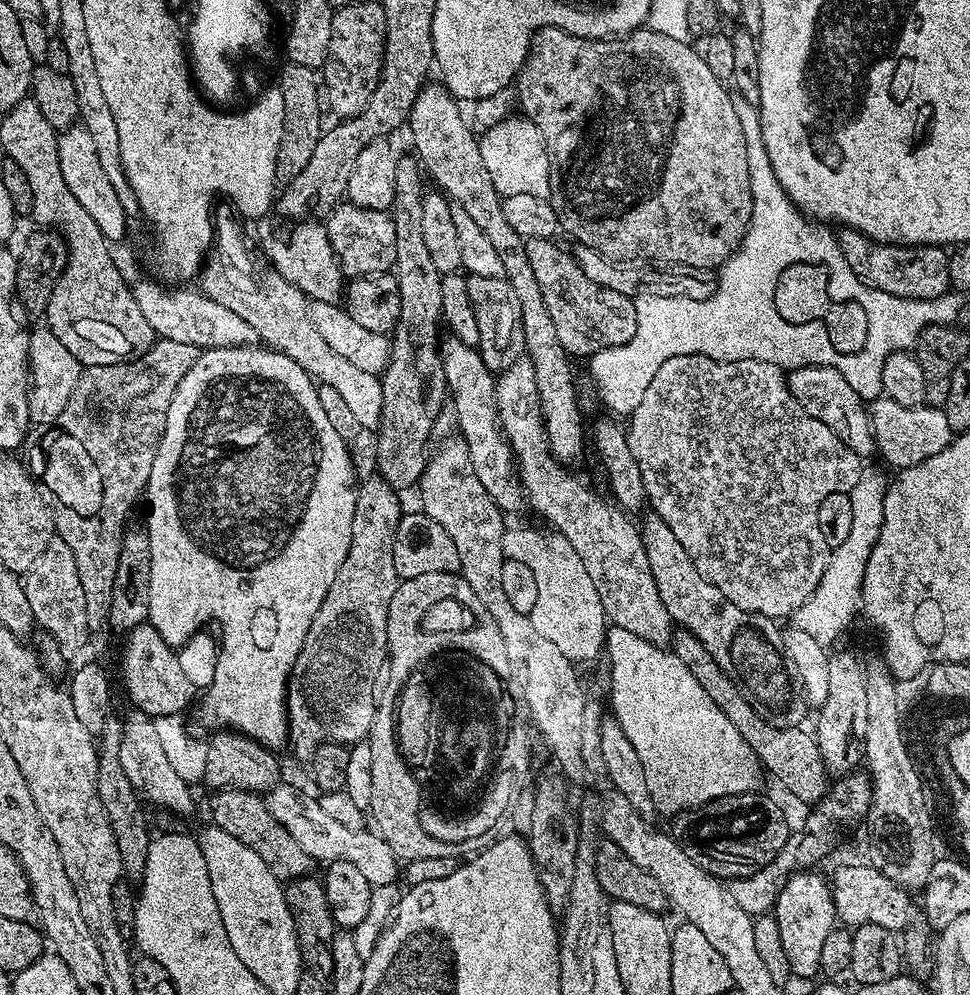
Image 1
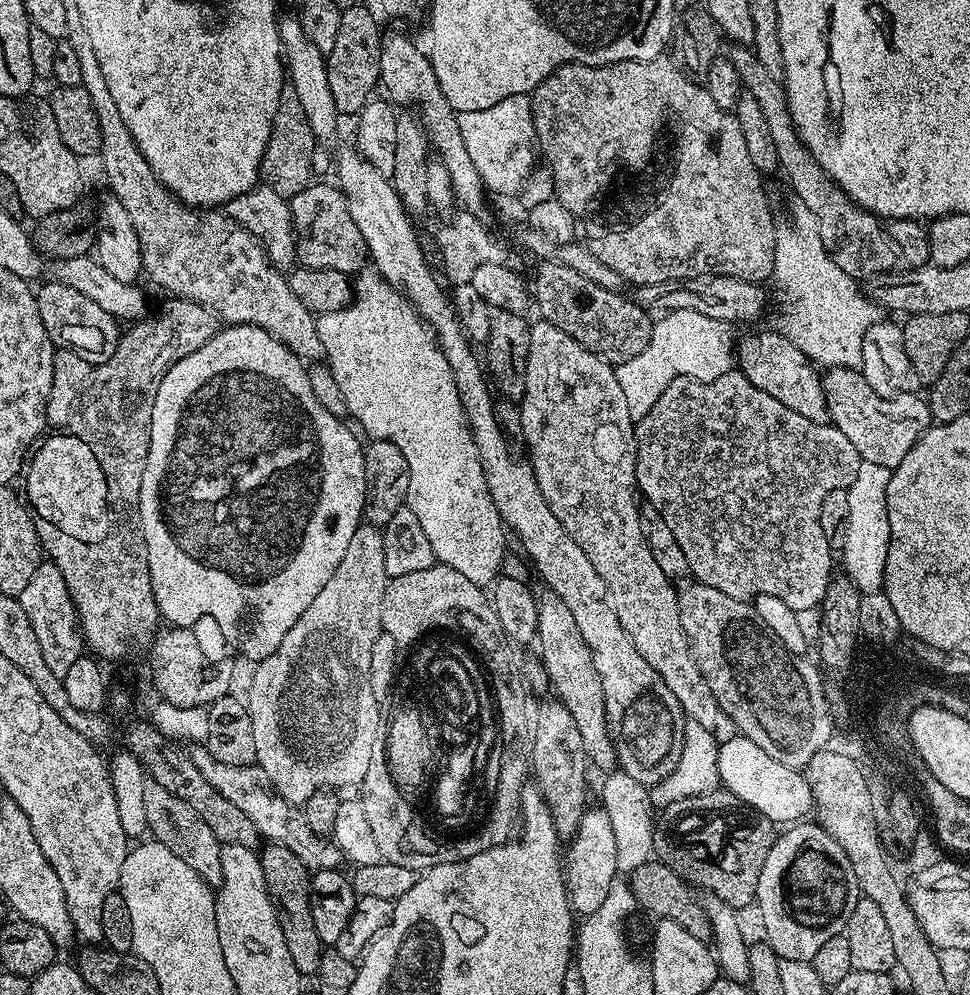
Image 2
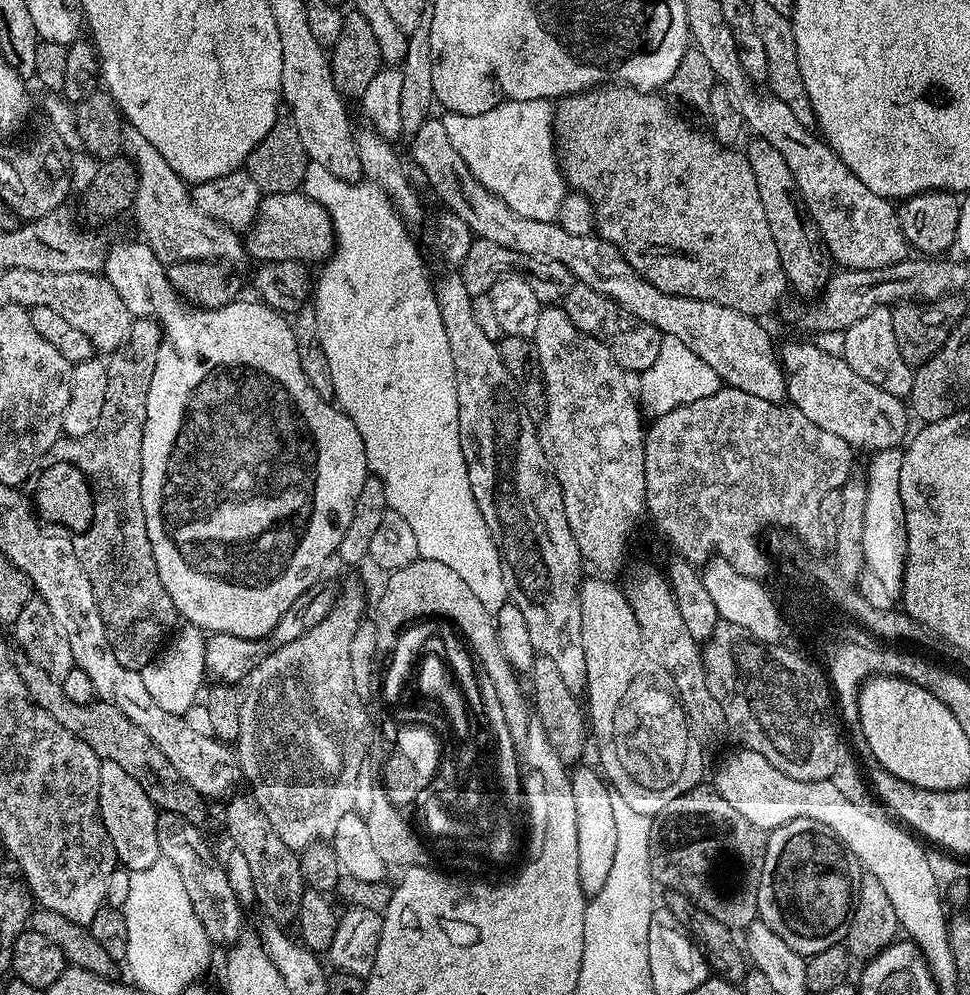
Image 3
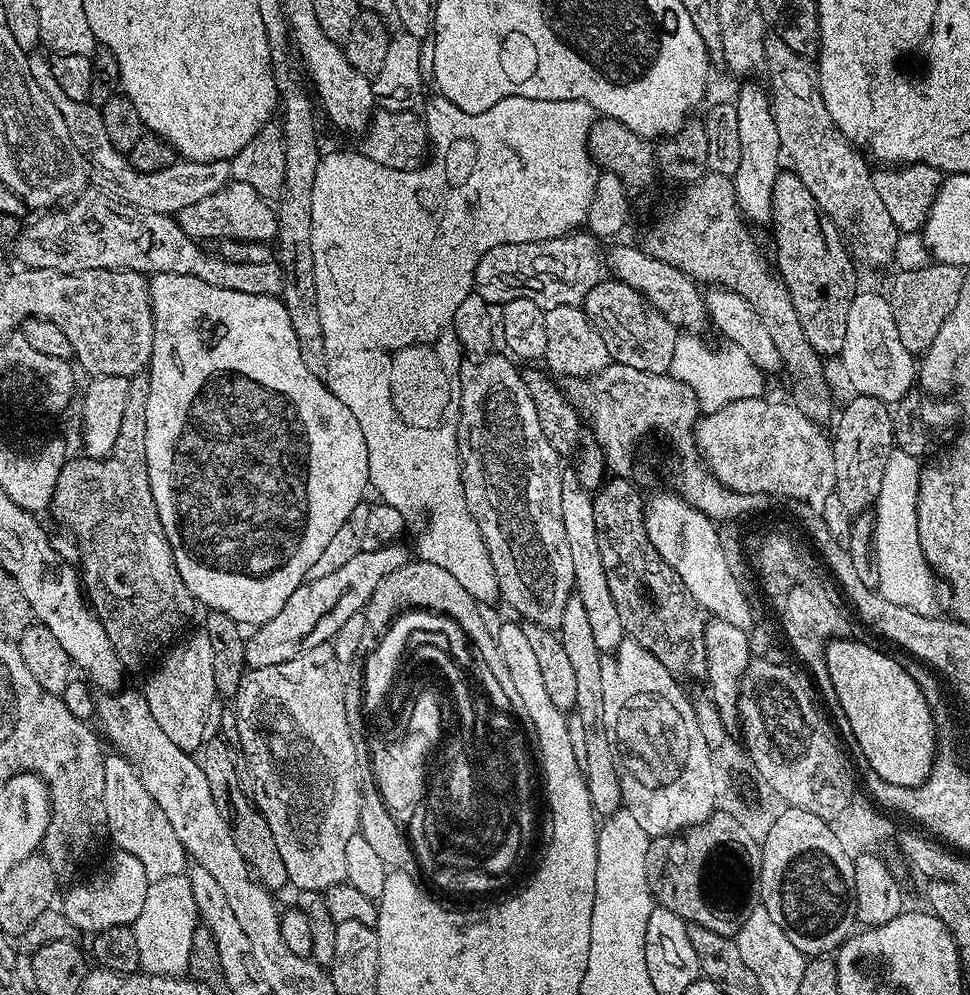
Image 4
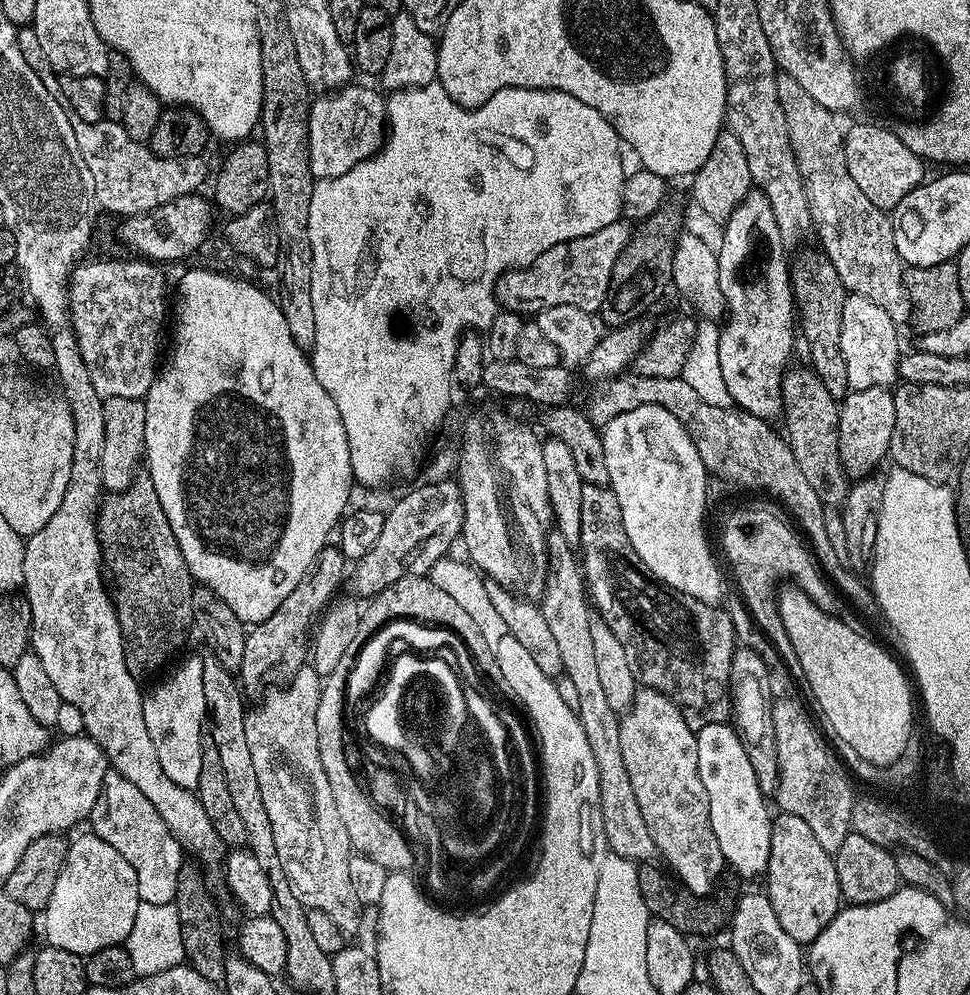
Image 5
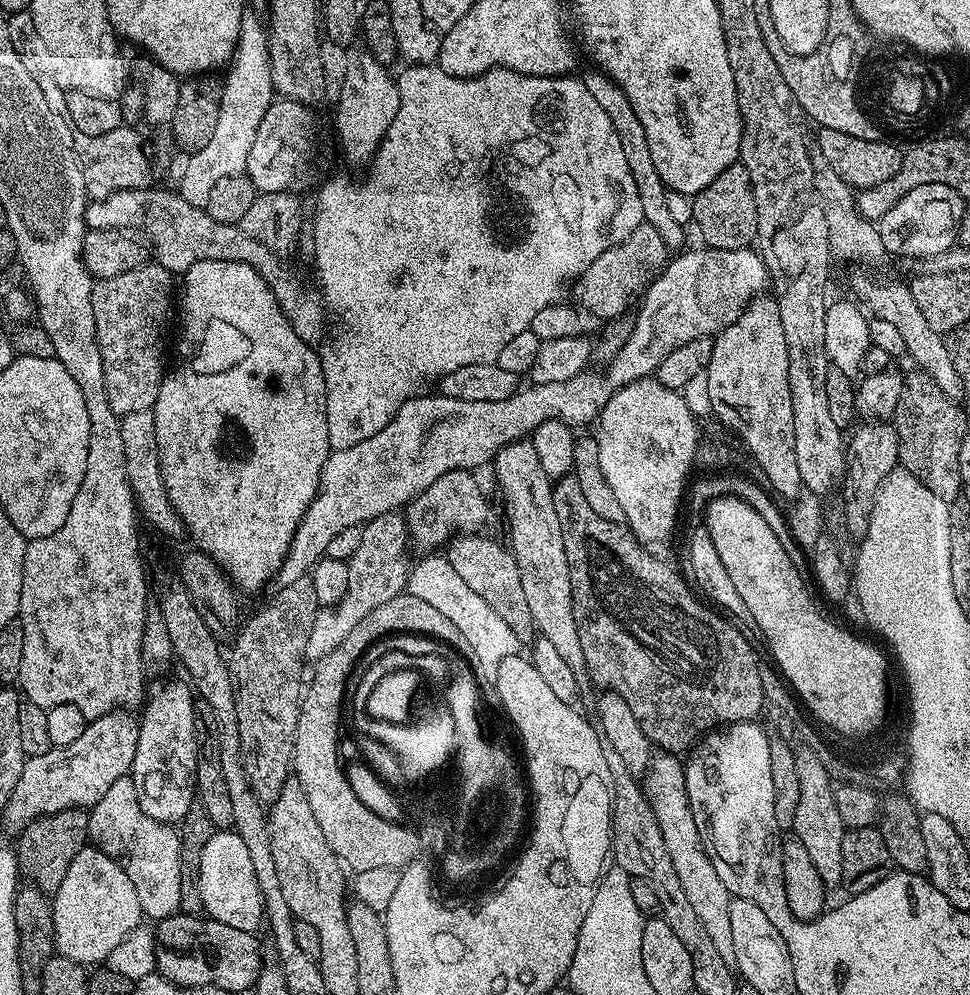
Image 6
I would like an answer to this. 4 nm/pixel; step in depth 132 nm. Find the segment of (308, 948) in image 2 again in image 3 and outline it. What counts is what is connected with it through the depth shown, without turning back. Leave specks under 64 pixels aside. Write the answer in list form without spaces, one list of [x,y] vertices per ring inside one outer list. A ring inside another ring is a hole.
[[[233,795],[227,801],[228,809],[224,812],[224,824],[228,827],[228,836],[232,839],[231,847],[246,858],[250,865],[250,878],[254,878],[256,891],[255,903],[269,916],[271,923],[276,926],[288,926],[293,923],[300,909],[302,894],[306,890],[300,869],[299,855],[270,826],[270,818],[264,813],[251,795]]]

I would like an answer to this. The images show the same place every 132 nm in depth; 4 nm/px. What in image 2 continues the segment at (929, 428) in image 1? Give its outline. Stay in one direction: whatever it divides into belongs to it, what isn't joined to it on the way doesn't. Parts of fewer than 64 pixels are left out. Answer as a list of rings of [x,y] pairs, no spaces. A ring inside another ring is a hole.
[[[855,368],[827,369],[822,381],[829,421],[850,438],[854,450],[858,450],[861,460],[866,462],[896,468],[898,462],[910,454],[910,446],[914,446],[934,423],[923,395],[904,392],[901,396],[879,396],[870,390],[870,382],[866,382],[864,373]]]

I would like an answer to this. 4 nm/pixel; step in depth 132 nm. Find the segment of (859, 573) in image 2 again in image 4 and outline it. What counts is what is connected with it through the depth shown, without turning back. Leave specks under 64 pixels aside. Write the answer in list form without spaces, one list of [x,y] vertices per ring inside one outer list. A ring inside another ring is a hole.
[[[893,450],[882,474],[882,490],[874,505],[875,566],[878,570],[877,589],[882,598],[899,606],[909,607],[918,614],[931,616],[936,608],[937,577],[922,554],[918,542],[918,510],[916,495],[920,481],[921,461],[899,450]]]

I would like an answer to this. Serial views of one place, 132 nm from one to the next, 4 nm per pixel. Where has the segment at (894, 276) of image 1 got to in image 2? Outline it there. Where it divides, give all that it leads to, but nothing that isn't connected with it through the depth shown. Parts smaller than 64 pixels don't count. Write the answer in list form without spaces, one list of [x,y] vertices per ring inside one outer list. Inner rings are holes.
[[[736,46],[731,50],[730,59],[734,62],[734,70],[738,70],[741,85],[754,94],[754,102],[762,106],[762,115],[778,150],[779,171],[788,175],[788,184],[796,195],[795,199],[814,214],[814,222],[818,222],[818,238],[822,238],[828,257],[853,278],[876,276],[879,272],[905,272],[929,263],[927,227],[918,220],[886,220],[854,203],[840,185],[828,177],[826,170],[818,166],[810,150],[800,140],[792,125],[783,83],[770,78],[766,66],[758,62],[751,47]]]

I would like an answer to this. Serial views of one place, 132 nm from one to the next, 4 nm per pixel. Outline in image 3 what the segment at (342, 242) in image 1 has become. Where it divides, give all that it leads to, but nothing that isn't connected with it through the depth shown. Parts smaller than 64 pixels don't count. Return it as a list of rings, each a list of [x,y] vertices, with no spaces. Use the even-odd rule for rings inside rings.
[[[303,191],[273,192],[260,201],[256,221],[246,232],[246,252],[256,262],[269,260],[298,260],[323,262],[332,255],[336,246],[336,232],[330,214],[318,202],[305,196]]]

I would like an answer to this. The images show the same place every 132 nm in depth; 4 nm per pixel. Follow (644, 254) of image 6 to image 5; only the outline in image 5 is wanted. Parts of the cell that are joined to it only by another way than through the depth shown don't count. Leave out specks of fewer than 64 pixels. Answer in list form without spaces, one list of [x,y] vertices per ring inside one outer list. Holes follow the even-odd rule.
[[[623,219],[616,220],[610,226],[602,226],[602,230],[594,230],[594,234],[586,234],[565,244],[546,250],[529,268],[514,268],[504,273],[496,283],[496,302],[501,309],[519,314],[535,314],[550,306],[578,306],[578,310],[596,314],[604,306],[608,298],[610,278],[614,274],[614,262],[624,252],[633,229]]]

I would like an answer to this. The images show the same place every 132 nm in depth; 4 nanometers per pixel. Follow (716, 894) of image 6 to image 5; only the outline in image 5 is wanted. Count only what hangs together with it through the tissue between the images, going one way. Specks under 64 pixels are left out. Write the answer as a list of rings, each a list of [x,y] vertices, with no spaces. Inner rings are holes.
[[[641,687],[636,696],[632,699],[632,704],[627,712],[620,716],[620,741],[622,742],[622,758],[626,761],[626,771],[630,774],[630,783],[634,786],[634,795],[638,798],[638,807],[642,809],[642,818],[646,818],[646,826],[656,843],[657,853],[676,871],[676,876],[681,880],[683,887],[691,895],[701,898],[711,897],[712,887],[716,884],[716,879],[720,876],[720,871],[725,871],[724,855],[718,846],[718,838],[714,838],[714,830],[708,823],[710,822],[710,802],[706,794],[706,786],[702,786],[702,778],[698,774],[698,746],[696,745],[696,732],[689,728],[688,723],[682,718],[680,708],[669,696],[663,696],[661,692],[656,692],[652,688]]]

